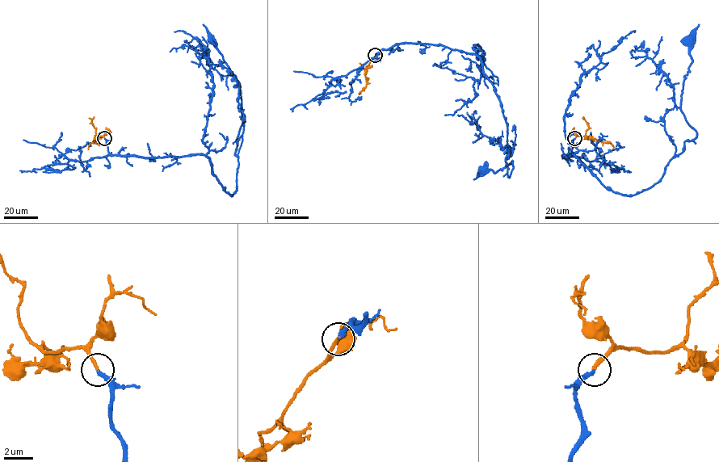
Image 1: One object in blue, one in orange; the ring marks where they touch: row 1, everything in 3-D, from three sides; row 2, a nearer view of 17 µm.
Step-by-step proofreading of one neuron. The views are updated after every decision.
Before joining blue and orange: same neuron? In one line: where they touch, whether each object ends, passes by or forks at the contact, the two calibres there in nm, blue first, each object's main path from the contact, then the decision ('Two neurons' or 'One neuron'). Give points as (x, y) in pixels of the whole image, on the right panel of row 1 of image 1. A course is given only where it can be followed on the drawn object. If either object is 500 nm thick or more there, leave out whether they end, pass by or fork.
Place: (574, 138). At the ring blue ends. At the ring orange ends. Thickness 280 nm (blue) against 220 nm. Course of blue: (574, 138), (563, 157), (573, 154), (605, 186), (626, 195), (651, 187), (696, 136), (680, 109), (688, 39). Course of orange: (574, 138), (583, 136), (611, 143), (612, 149). One neuron

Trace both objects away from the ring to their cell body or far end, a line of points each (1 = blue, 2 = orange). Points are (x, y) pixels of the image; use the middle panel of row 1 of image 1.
1: (375, 55), (411, 43), (480, 58), (506, 124), (508, 177), (513, 167), (512, 161), (495, 173), (482, 169)
2: (375, 55), (366, 69), (366, 86), (359, 93)

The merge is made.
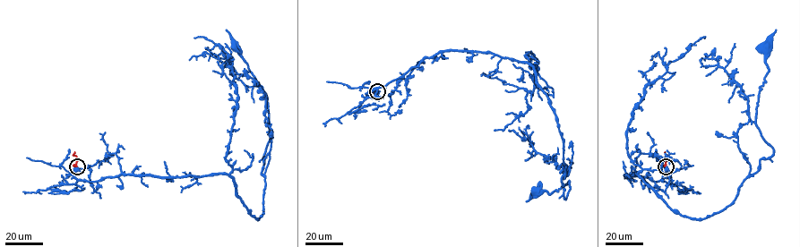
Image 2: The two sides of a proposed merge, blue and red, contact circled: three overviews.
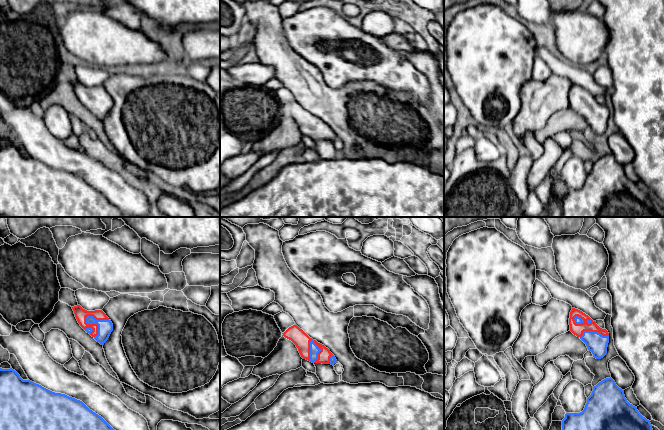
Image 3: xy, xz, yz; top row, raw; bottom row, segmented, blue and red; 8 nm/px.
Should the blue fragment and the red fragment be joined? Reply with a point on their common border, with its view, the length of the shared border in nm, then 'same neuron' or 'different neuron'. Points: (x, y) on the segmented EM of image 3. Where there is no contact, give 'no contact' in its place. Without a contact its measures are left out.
xy (86, 320) | 200 nm | same neuron

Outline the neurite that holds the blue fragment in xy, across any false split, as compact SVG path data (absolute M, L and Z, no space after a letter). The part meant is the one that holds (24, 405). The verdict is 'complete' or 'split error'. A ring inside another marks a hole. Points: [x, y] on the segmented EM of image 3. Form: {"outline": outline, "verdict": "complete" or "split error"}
{"outline": "M0 368L0 430L114 430L101 416L82 401L52 392L30 380L23 380L10 369Z", "verdict": "complete"}

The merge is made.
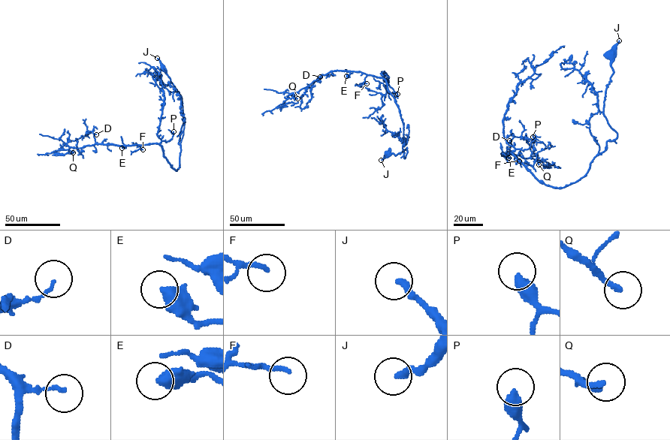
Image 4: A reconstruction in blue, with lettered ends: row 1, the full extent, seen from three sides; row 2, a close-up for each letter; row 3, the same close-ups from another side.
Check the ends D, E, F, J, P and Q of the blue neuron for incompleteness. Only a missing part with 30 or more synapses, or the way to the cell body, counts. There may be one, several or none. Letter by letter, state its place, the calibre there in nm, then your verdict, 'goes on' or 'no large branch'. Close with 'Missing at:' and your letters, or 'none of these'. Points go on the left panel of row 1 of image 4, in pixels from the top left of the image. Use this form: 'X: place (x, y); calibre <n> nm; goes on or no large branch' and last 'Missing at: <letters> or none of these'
D: place (96, 134); calibre 120 nm; no large branch
E: place (122, 148); calibre 550 nm; no large branch
F: place (143, 149); calibre 170 nm; no large branch
J: place (157, 58); calibre 280 nm; no large branch
P: place (173, 131); calibre 480 nm; no large branch
Q: place (73, 152); calibre 200 nm; no large branch
Missing at: none of these

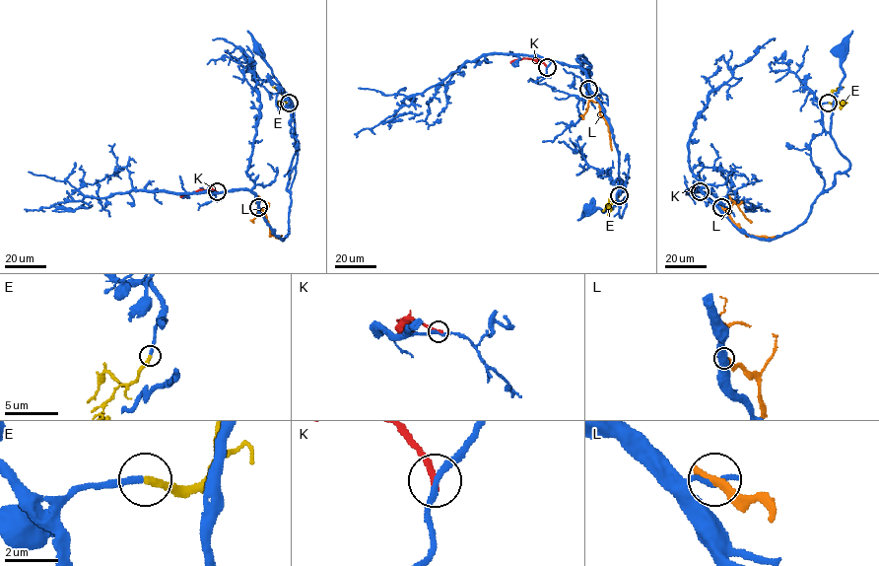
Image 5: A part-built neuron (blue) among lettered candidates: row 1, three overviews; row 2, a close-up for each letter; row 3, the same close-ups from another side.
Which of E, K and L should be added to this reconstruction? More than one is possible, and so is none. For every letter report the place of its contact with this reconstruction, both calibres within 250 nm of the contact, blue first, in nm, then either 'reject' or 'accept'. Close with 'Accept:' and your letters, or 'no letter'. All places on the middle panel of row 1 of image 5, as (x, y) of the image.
E: meets blue at (619, 195); 240 nm thick on the blue side, 260 nm on the other; accept
K: meets blue at (547, 67); 240 nm thick on the blue side, 280 nm on the other; reject
L: meets blue at (588, 89); 220 nm thick on the blue side, 400 nm on the other; reject
Accept: E

